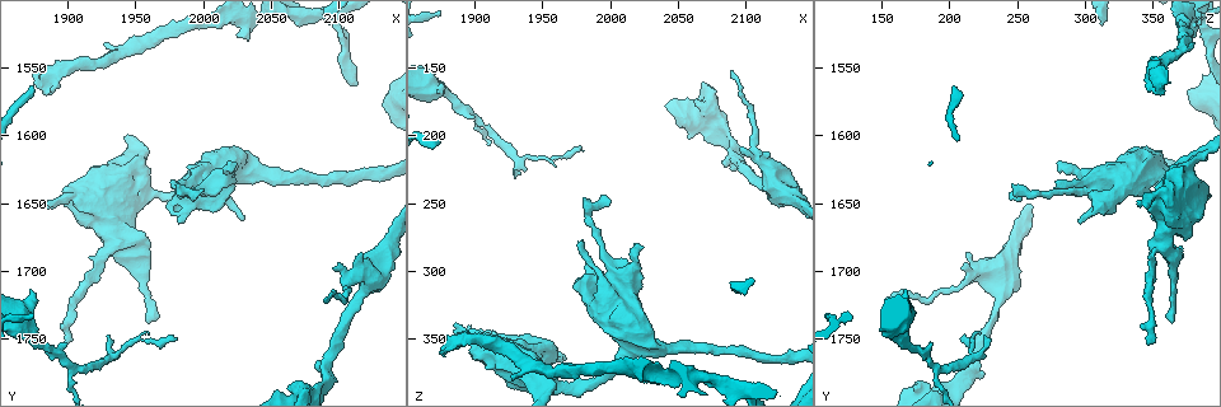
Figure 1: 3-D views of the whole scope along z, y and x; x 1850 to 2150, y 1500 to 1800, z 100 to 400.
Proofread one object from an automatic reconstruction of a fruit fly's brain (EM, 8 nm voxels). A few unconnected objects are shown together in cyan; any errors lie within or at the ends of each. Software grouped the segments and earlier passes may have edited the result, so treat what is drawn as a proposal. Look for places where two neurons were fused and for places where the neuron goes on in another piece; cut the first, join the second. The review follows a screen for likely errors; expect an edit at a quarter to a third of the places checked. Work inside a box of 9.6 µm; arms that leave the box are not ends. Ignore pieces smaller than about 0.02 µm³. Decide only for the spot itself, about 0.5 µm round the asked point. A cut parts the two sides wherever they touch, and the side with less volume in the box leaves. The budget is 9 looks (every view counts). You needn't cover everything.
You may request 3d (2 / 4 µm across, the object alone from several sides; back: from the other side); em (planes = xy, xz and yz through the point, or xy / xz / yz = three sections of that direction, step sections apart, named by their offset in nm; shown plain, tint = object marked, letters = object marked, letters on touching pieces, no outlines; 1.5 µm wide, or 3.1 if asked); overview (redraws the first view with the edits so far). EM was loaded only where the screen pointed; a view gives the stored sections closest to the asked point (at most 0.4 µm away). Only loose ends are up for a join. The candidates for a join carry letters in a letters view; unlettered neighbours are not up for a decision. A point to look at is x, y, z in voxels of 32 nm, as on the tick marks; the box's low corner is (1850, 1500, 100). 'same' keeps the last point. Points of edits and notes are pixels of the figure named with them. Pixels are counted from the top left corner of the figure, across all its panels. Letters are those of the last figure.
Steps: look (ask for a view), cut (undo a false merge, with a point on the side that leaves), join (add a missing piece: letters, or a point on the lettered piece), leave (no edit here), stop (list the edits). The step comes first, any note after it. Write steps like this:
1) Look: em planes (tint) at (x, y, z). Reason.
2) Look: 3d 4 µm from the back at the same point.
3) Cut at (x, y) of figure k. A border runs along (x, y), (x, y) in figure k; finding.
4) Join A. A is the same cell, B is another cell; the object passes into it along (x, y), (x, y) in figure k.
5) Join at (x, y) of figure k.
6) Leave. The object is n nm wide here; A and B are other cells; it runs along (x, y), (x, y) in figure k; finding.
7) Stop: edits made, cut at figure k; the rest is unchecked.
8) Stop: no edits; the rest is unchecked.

Look: em xy step 4 (letters) at (1996, 1642, 242). An open end.

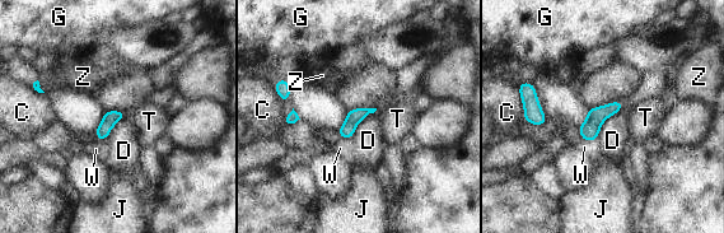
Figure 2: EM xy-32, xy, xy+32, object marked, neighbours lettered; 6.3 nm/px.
Leave. The longest contact is with D, 260 nm; C, D, G, J, T, W and Z are other cells; a border runs along (126, 112), (124, 117) in figure 2; no lettered piece goes on from it.

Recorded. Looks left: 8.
Look: em planes (letters) at (1960, 1736, 364). Branch stops here.

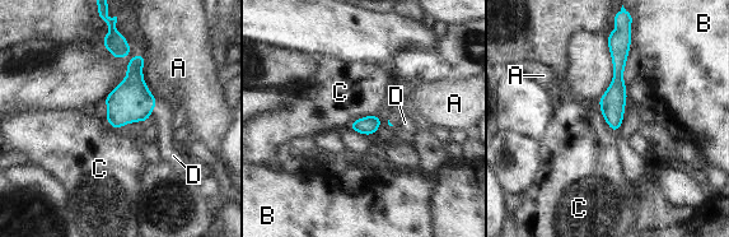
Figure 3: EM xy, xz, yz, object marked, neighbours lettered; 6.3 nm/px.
Join D. The object is 120 nm wide here; D is the same cell, A, B and C are other cells; the object passes into it along (131, 101), (153, 108), (162, 112) in figure 3; the neuron continues.

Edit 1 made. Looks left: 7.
Look: overview. See it whole again.

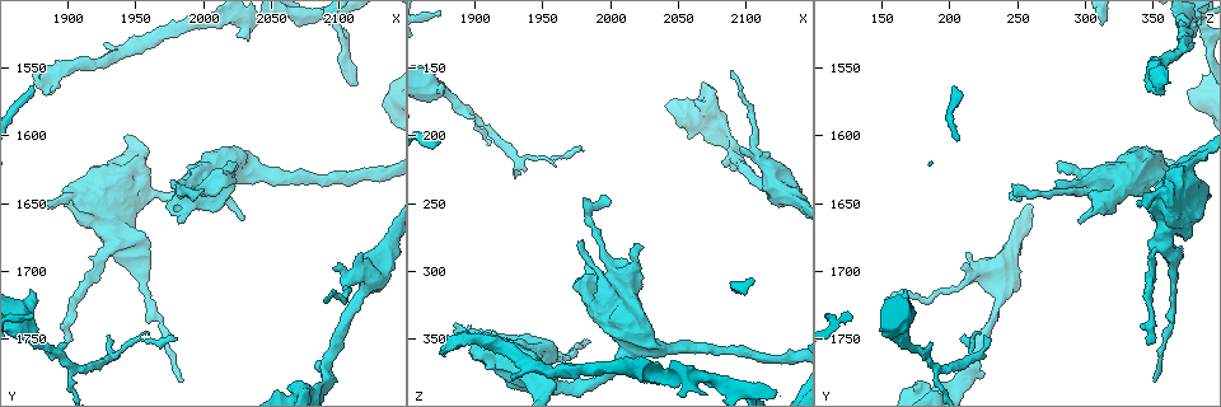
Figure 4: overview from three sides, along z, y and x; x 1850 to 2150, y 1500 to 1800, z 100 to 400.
Look: em planes (letters) at (1946, 1674, 356). Calibre changes.

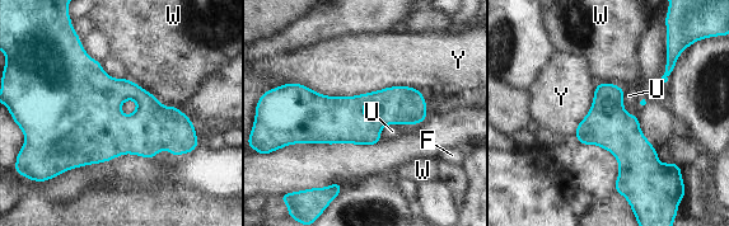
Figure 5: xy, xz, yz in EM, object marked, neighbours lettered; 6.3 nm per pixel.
Leave. The object is 280 nm wide here; F, U, W and Y are other cells; a border runs along (283, 83), (327, 95), (421, 92) in figure 5; one neuron here.

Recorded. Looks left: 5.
Look: em planes (letters) at (2106, 1708, 212). Calibre changes.

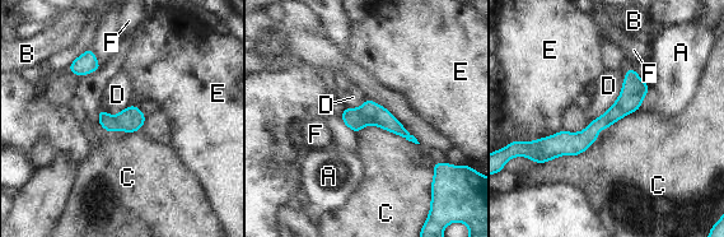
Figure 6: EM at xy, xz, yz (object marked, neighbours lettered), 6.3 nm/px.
Leave. The object is 140 nm wide here; A, B, C, D, E and F are other cells; a border runs along (598, 138), (578, 154), (535, 163) in figure 6; all the same neuron.

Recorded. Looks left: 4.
Stop: edits made, join at figure 3; the rest is unchecked.

